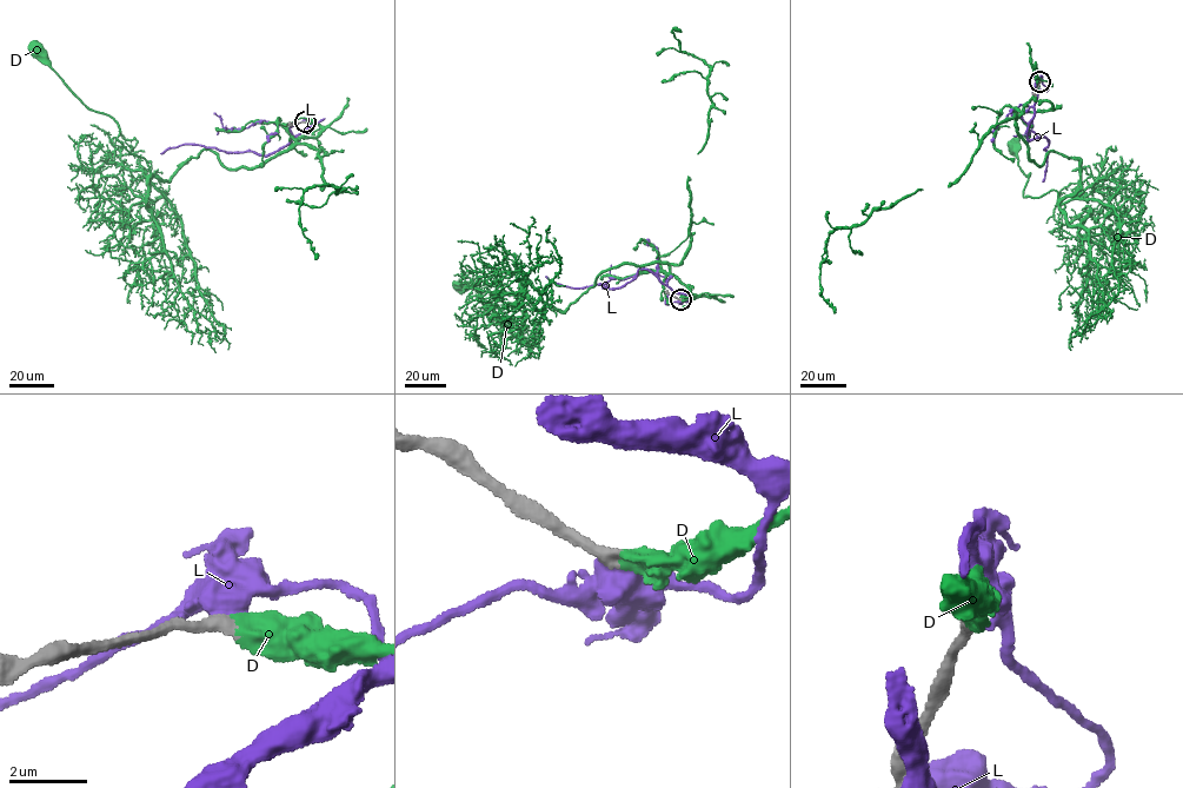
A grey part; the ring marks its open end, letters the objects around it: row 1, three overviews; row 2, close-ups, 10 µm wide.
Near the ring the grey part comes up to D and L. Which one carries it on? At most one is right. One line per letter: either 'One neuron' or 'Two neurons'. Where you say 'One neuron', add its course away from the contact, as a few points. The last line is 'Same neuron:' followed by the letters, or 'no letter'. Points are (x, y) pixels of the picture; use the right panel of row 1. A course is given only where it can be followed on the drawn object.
D: One neuron. Its course: (1039, 81), (1017, 128), (1038, 166), (1049, 152), (1080, 160), (1080, 189), (1023, 196), (1030, 173), (1015, 145)
L: Two neurons
Same neuron: D

